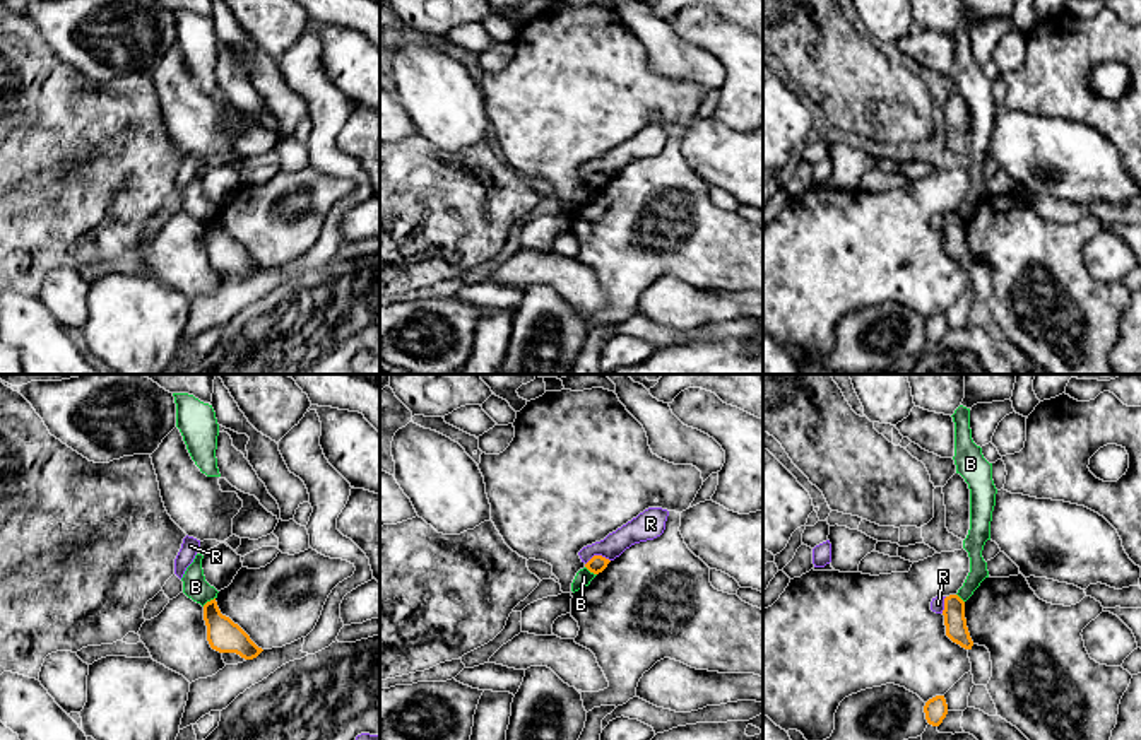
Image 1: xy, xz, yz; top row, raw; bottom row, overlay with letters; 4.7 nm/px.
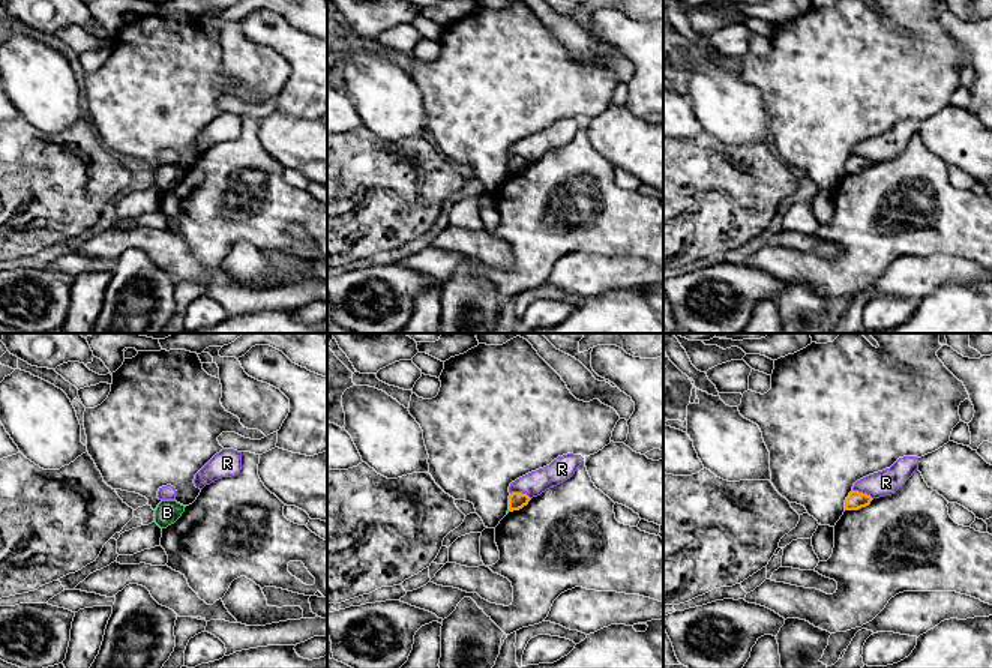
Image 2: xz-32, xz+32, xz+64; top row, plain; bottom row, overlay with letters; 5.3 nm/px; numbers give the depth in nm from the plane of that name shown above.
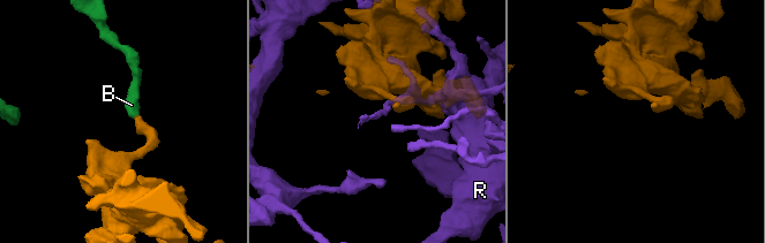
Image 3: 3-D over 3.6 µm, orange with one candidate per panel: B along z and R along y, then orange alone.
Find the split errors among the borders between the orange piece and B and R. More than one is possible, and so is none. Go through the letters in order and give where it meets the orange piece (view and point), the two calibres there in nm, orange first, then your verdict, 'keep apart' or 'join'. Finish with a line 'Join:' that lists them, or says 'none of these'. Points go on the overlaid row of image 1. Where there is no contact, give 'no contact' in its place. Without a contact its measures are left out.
B: contact xy (207, 602); calibres 160 and 120 nm; keep apart
R: contact xz (597, 556); calibres 80 and 120 nm; keep apart
Join: none of these

